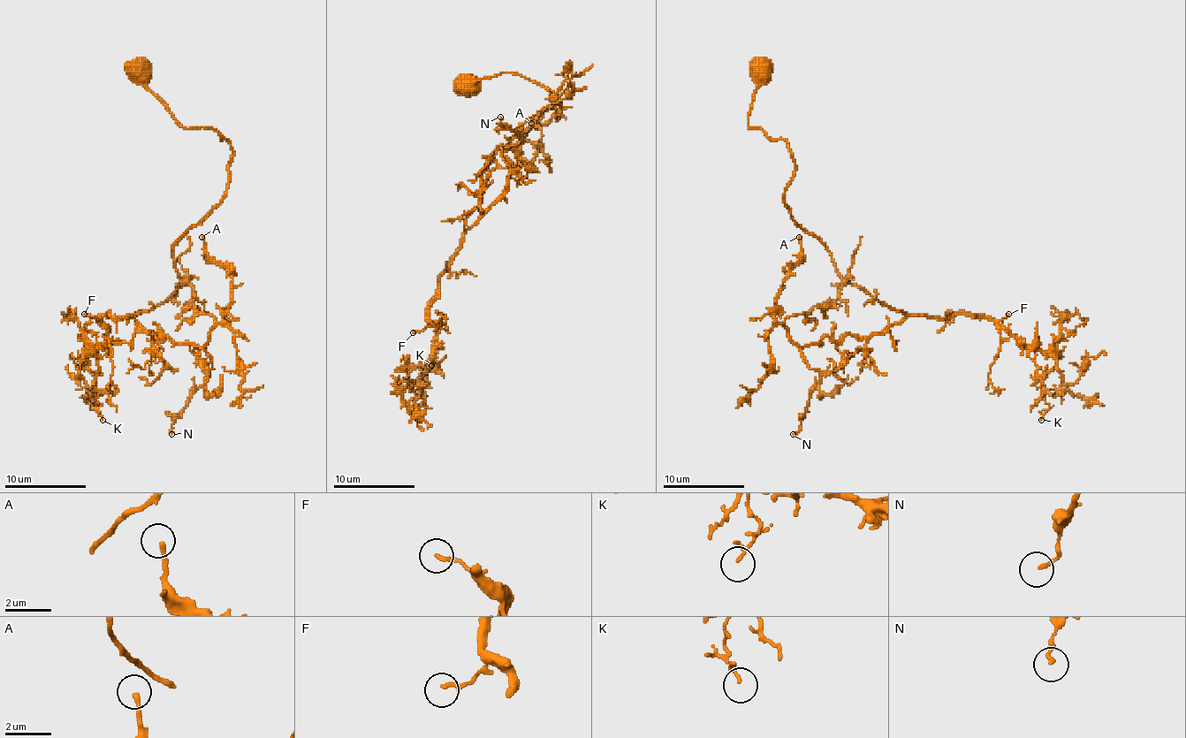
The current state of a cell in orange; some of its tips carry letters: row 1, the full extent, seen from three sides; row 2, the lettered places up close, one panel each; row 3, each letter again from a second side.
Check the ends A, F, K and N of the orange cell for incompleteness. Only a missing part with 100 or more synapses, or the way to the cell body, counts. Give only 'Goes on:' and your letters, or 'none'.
Goes on: none

